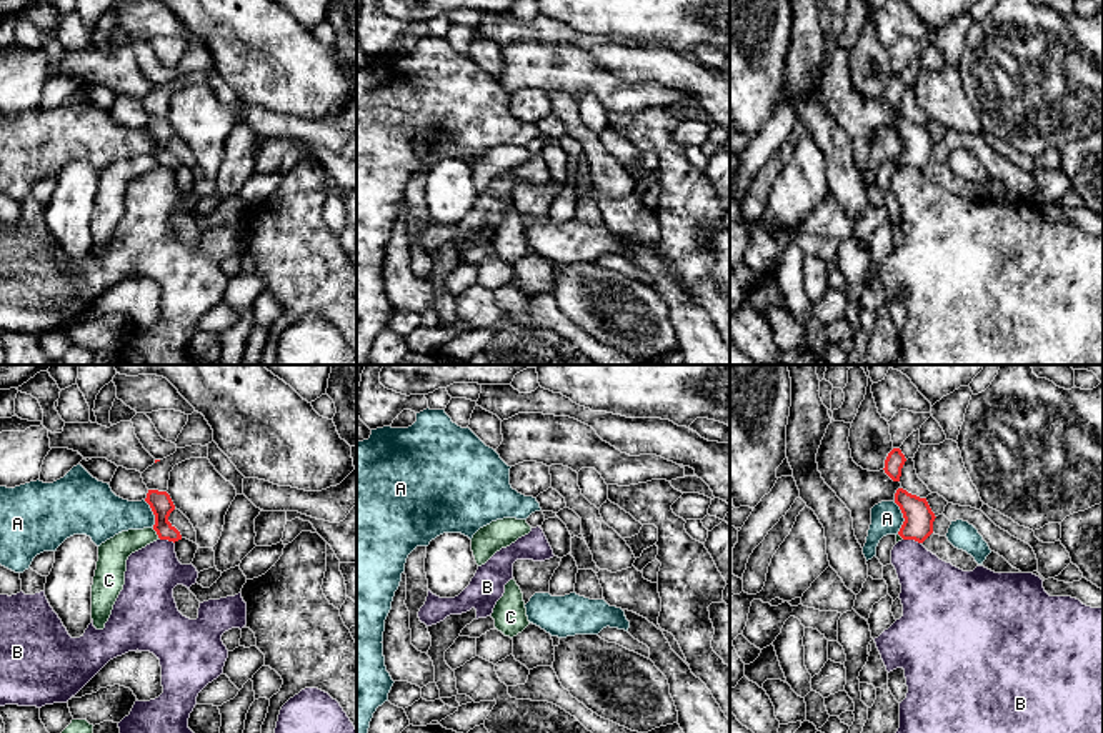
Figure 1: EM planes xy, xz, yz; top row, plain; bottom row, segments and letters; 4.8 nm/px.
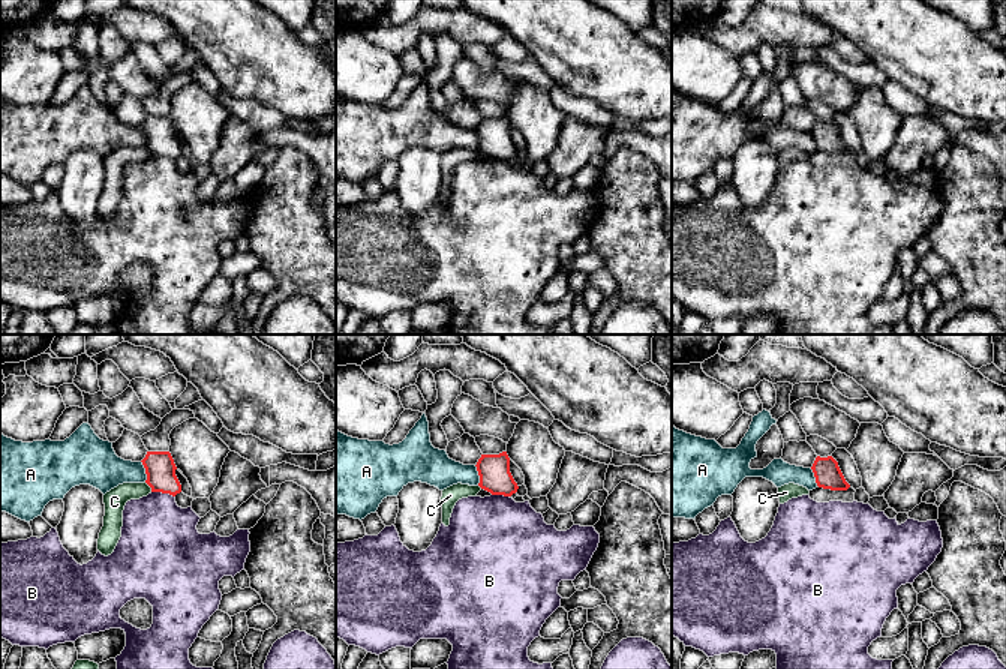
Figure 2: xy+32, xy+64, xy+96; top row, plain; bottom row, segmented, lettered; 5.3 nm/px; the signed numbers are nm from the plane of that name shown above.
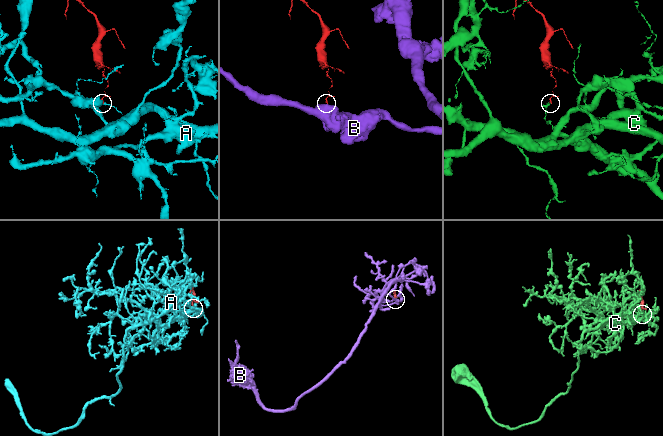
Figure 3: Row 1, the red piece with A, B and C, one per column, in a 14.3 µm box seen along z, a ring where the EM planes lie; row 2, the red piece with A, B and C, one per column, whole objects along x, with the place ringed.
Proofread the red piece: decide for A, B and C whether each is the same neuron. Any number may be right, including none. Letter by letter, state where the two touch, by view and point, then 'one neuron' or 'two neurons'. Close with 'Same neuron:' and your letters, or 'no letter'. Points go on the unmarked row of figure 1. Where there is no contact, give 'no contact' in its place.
A: yz (903, 144) | two neurons
B: yz (912, 165) | two neurons
C: xy (157, 160) | two neurons
Same neuron: no letter

